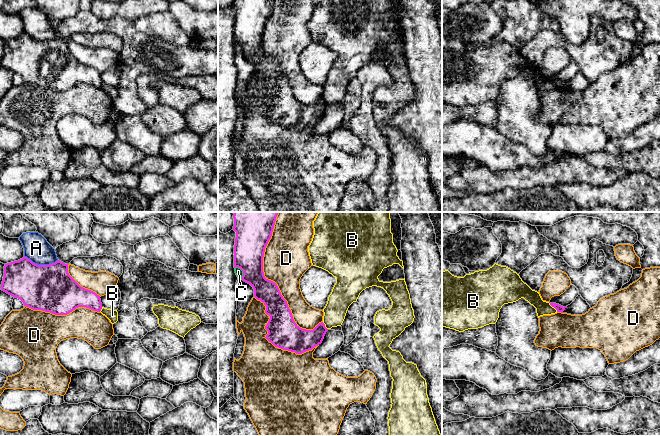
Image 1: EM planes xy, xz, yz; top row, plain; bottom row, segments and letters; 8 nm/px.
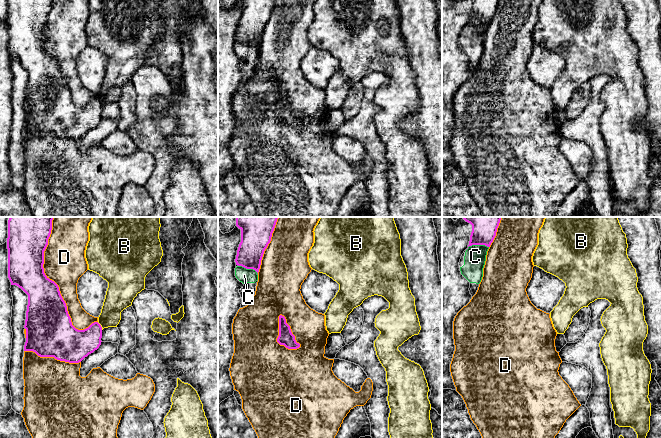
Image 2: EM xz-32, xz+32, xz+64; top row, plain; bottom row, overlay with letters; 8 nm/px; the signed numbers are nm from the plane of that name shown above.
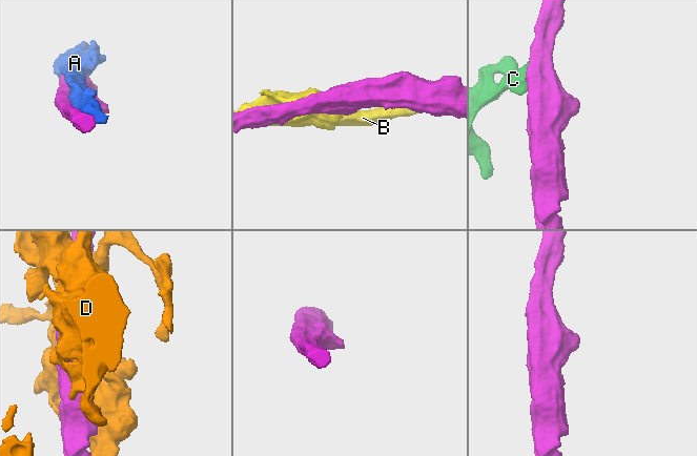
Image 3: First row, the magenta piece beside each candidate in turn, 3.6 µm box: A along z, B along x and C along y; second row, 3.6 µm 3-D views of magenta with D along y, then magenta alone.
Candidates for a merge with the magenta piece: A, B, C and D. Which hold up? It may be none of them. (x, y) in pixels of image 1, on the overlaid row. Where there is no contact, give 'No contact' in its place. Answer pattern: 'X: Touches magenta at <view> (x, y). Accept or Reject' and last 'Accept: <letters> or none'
A: Touches magenta at xy (41, 265). Reject
B: Touches magenta at yz (553, 306). Reject
C: Touches magenta at xz (242, 270). Reject
D: Touches magenta at xz (265, 278). Reject
Accept: none

